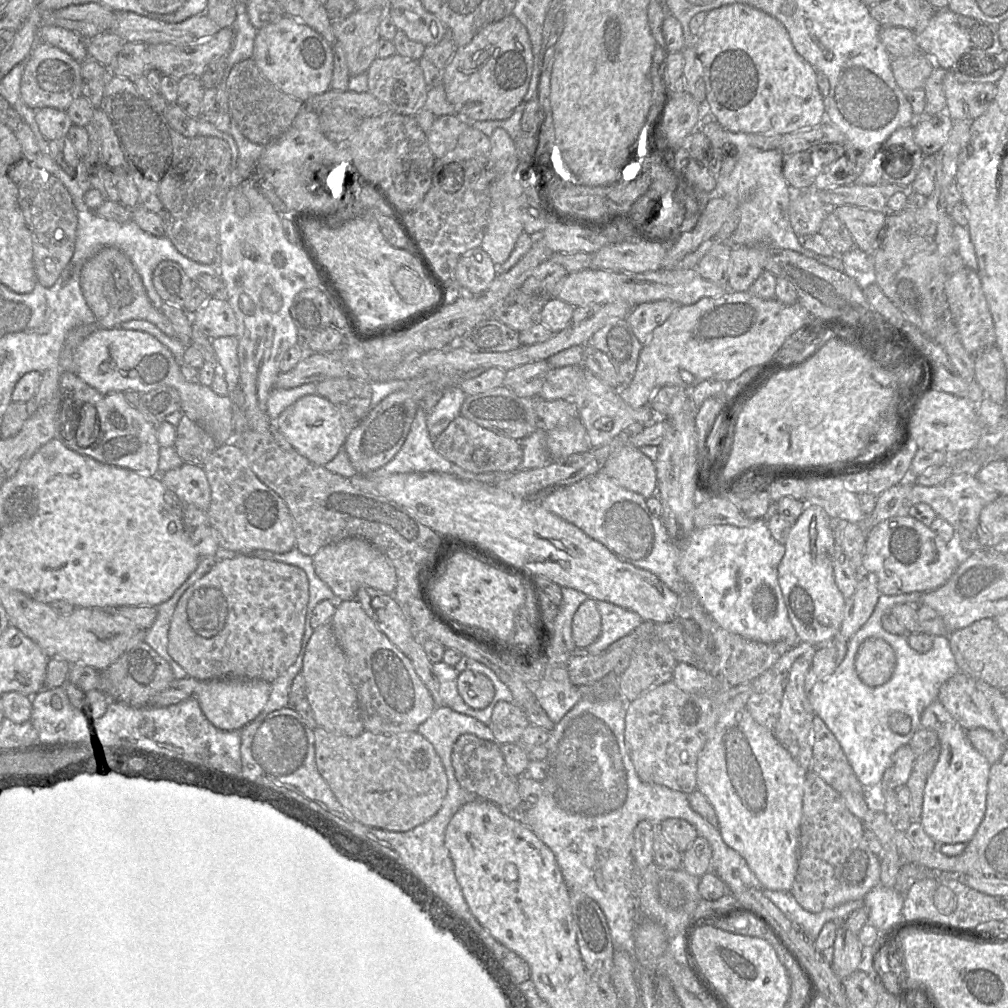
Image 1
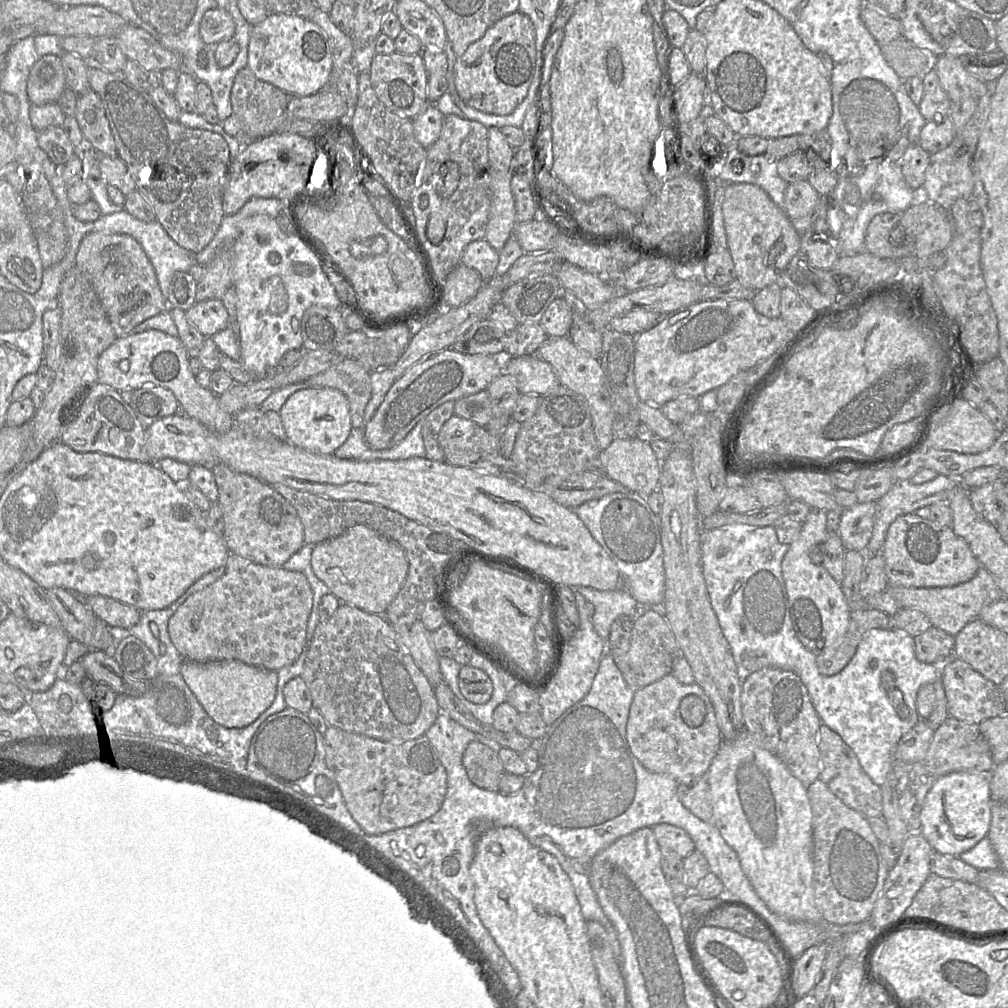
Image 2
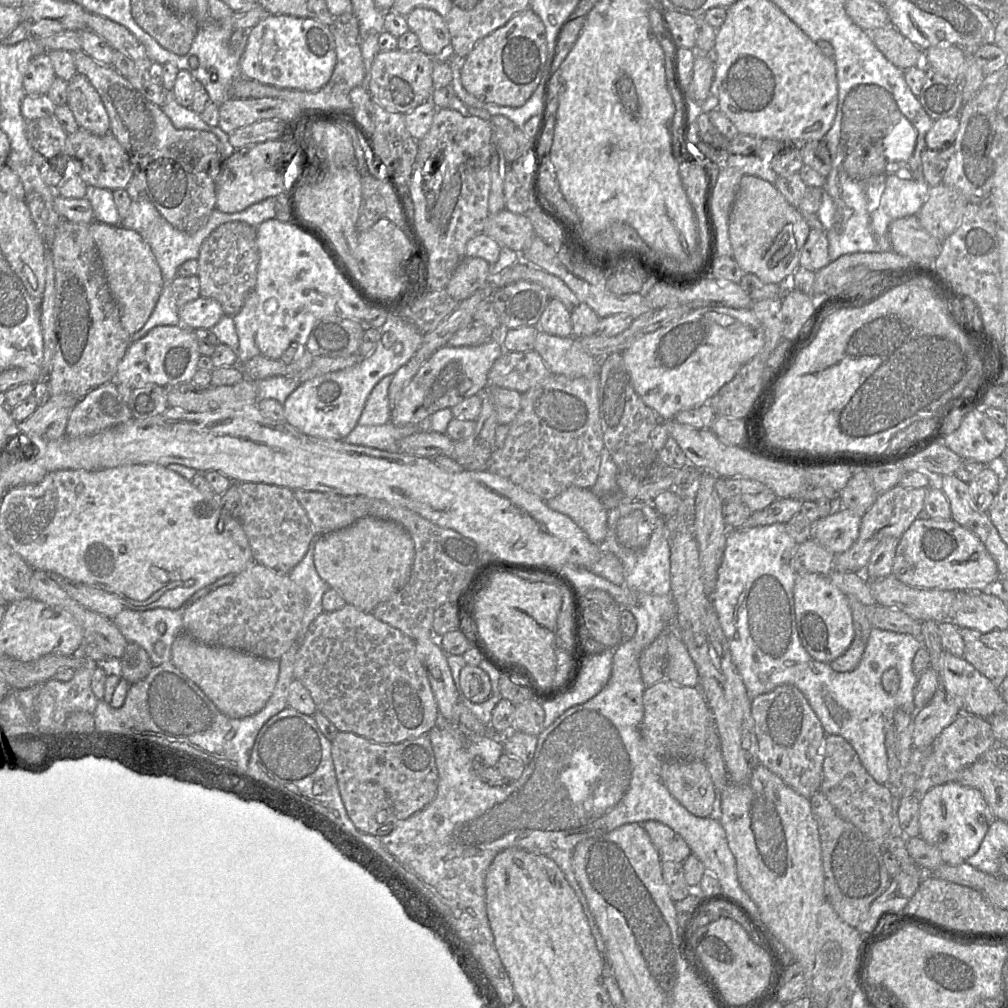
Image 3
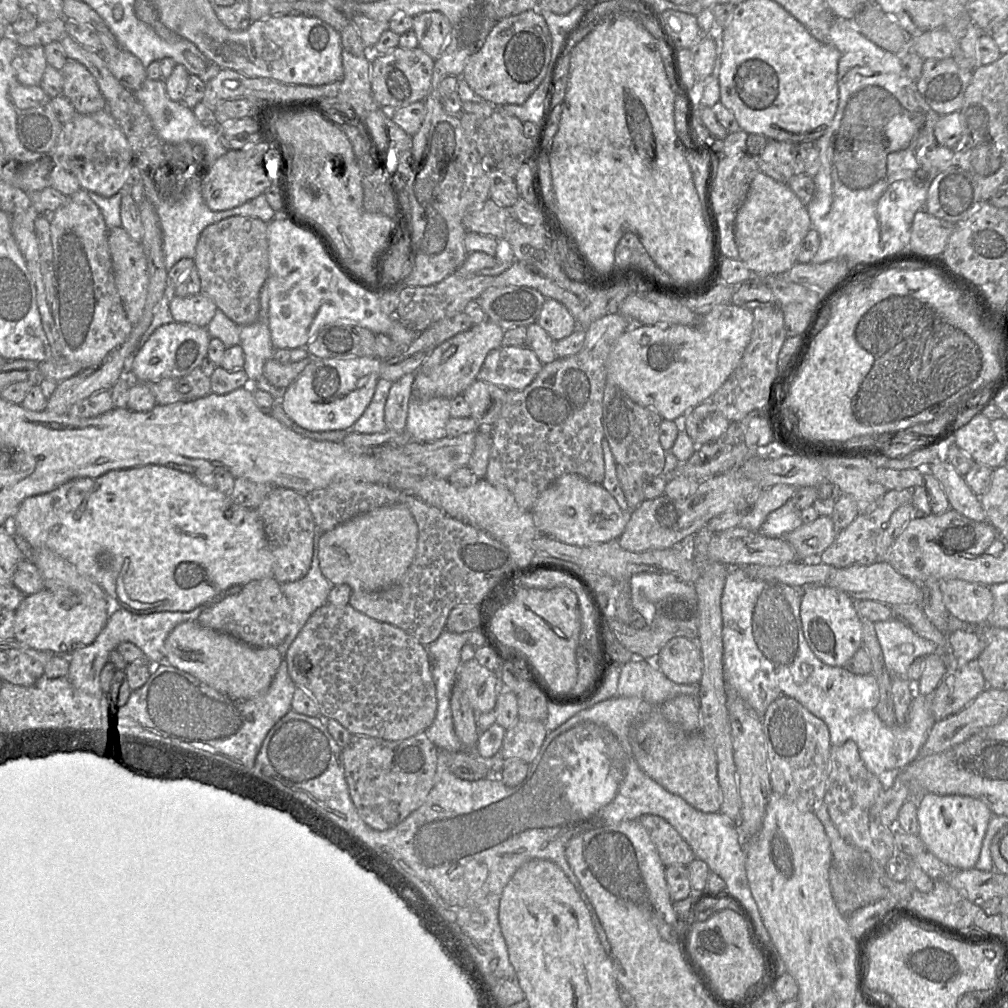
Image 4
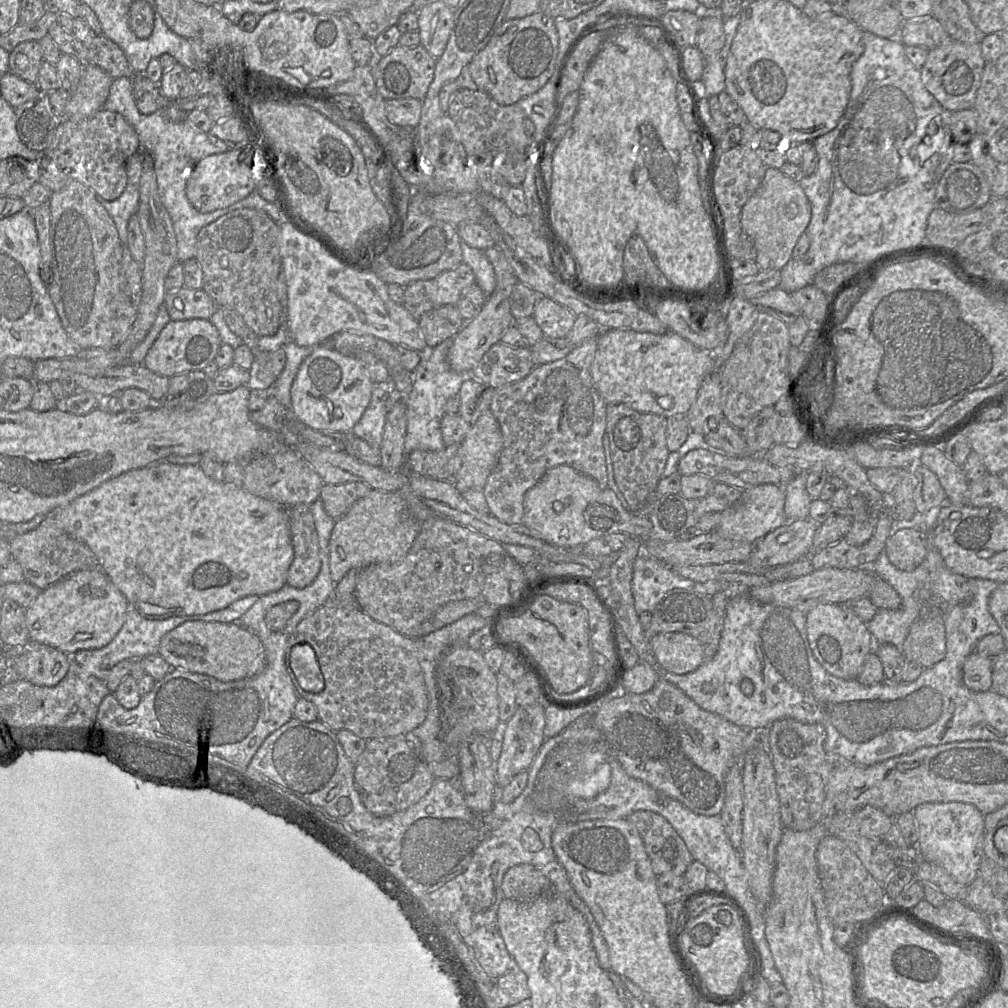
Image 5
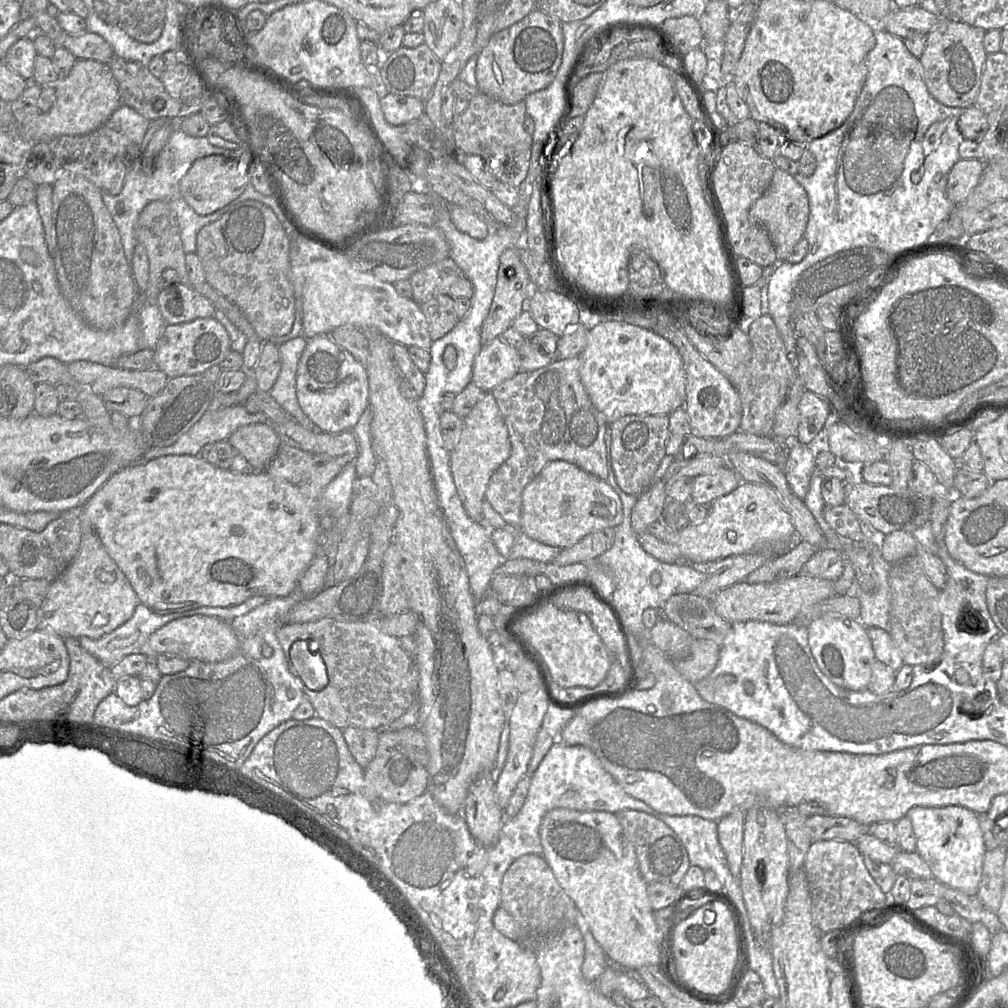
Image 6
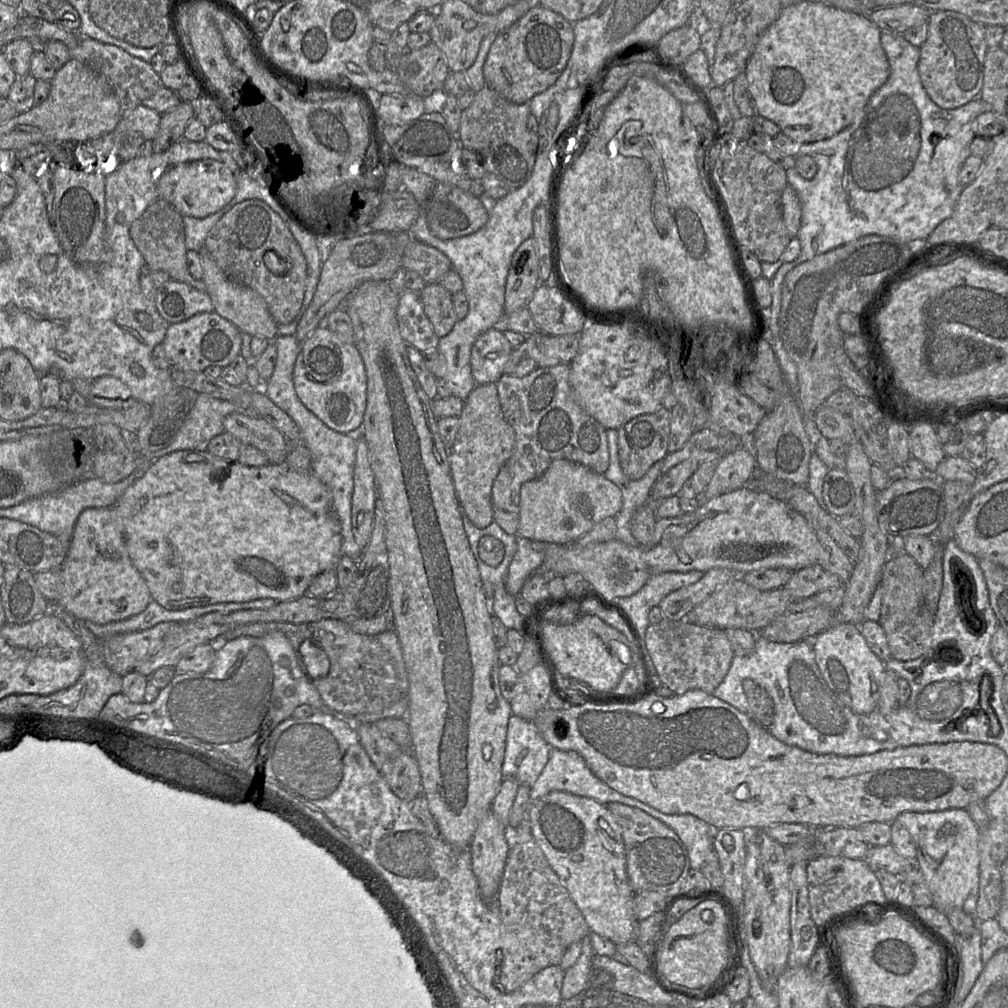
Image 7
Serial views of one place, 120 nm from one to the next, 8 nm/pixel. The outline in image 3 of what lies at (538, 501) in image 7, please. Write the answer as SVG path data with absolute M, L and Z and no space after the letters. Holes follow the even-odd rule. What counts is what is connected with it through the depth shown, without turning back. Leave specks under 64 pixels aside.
M571 486L546 500L546 504L550 509L570 517L592 542L603 543L608 510L591 488Z

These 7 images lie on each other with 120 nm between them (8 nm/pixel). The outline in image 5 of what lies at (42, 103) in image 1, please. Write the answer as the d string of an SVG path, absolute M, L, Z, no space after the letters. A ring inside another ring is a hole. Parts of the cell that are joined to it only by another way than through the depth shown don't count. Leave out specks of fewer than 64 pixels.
M39 41L18 44L9 54L9 71L19 78L36 84L44 57Z

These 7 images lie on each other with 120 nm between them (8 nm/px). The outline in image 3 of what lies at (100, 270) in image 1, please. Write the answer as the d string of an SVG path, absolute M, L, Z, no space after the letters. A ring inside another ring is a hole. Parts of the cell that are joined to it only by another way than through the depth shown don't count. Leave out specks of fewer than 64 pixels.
M98 221L90 224L89 231L99 252L109 290L119 308L120 323L129 335L133 335L149 319L165 286L161 270L138 232Z

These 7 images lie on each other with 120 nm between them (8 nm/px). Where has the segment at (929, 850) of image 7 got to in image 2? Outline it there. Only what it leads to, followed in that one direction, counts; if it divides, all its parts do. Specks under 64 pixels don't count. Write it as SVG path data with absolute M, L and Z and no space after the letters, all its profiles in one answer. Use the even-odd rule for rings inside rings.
M965 771L946 774L934 782L921 805L920 833L934 851L958 857L987 836L991 805L988 774Z

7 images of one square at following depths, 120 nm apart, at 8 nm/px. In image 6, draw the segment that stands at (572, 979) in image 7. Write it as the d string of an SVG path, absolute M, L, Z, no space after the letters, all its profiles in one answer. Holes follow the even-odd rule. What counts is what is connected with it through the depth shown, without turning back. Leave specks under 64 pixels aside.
M579 910L576 916L576 925L585 943L585 956L581 968L583 977L588 982L595 982L608 967L606 953L594 939L586 919Z

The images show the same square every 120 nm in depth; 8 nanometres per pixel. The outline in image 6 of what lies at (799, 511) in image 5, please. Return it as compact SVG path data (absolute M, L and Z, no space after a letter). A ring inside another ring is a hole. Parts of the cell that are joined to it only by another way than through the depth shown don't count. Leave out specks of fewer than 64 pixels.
M796 438L791 440L791 450L782 470L793 493L804 500L812 473L815 469L815 461L808 446L799 443Z

